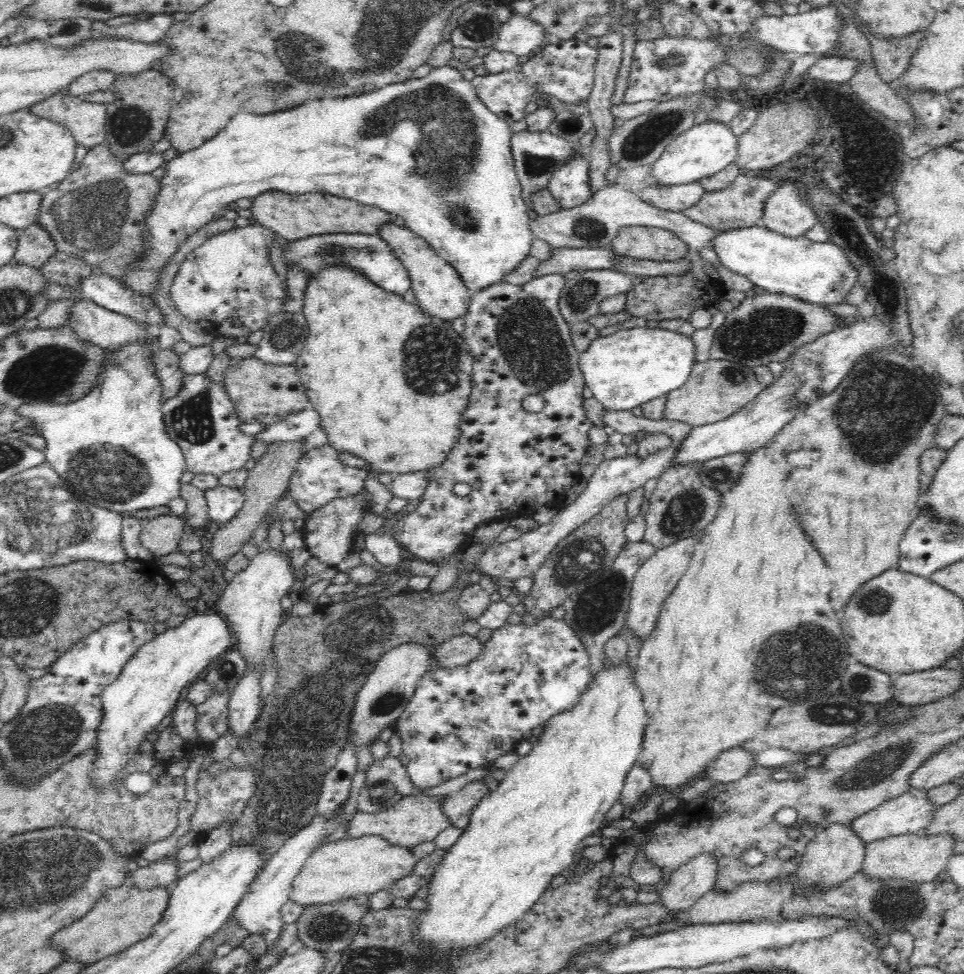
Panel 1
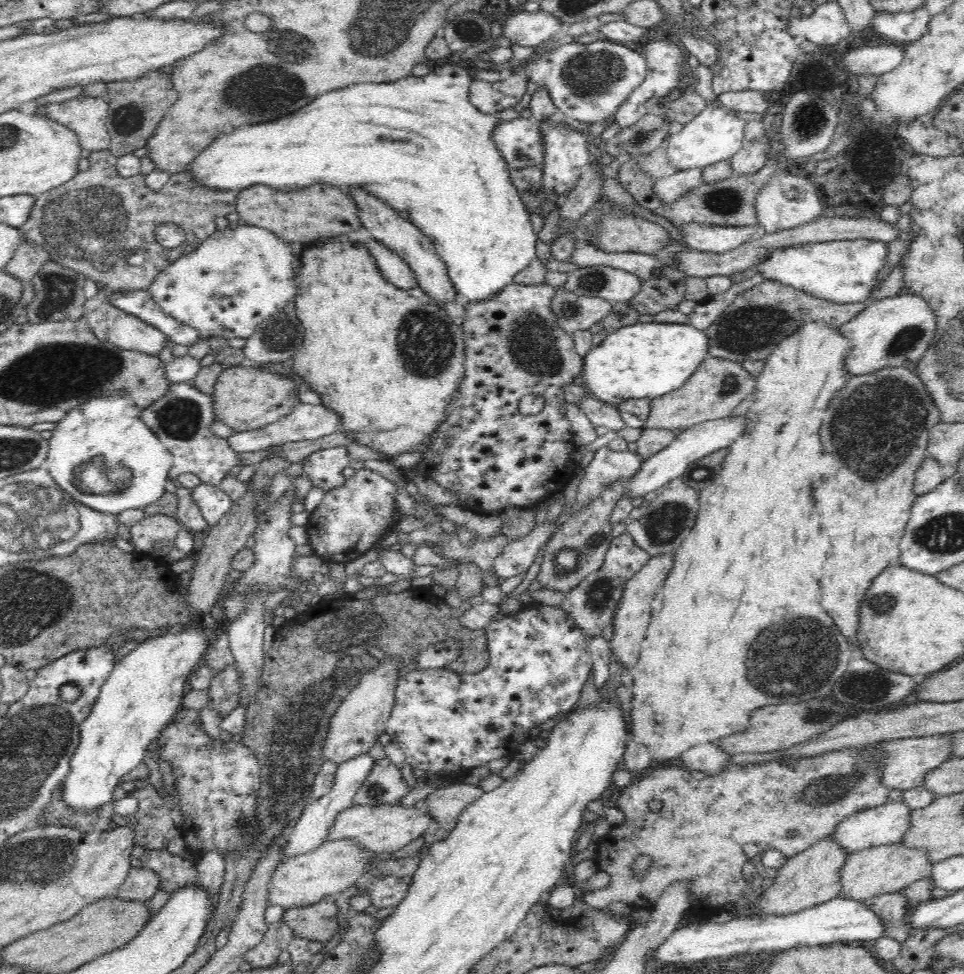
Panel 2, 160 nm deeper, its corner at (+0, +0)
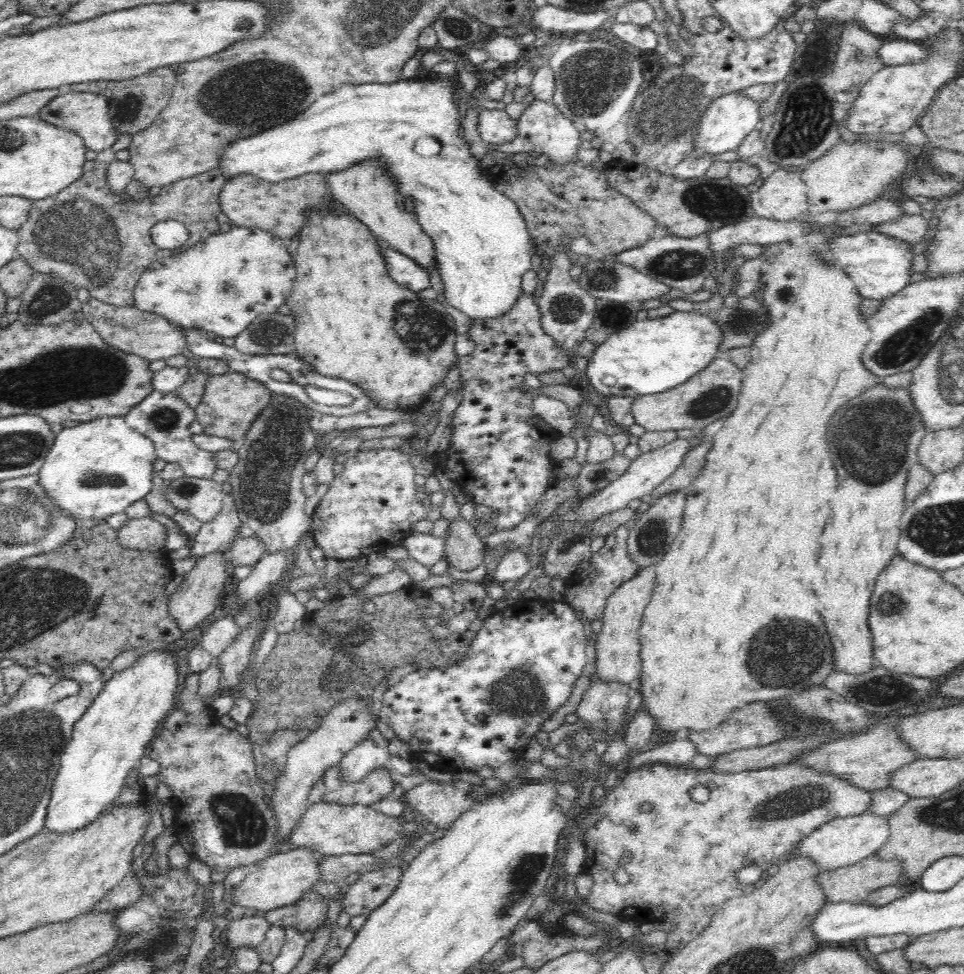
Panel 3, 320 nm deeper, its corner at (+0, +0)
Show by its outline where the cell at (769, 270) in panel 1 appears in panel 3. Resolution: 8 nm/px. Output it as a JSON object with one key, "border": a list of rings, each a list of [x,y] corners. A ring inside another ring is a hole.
{"border":[[[863,229],[856,236],[842,236],[834,240],[828,246],[826,261],[834,262],[844,269],[848,277],[854,281],[862,298],[884,300],[898,294],[902,288],[910,284],[914,255],[910,243],[882,232]]]}

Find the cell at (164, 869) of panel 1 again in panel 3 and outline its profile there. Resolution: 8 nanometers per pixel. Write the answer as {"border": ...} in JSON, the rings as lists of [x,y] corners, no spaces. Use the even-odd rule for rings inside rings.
{"border":[[[130,872],[121,884],[110,890],[95,906],[91,912],[111,912],[127,908],[136,904],[142,896],[140,881],[134,873]]]}

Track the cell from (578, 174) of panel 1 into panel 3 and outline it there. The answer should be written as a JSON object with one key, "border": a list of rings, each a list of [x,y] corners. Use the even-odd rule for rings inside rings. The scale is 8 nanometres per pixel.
{"border":[[[534,101],[526,107],[526,110],[517,119],[517,130],[520,136],[514,137],[510,142],[502,144],[483,143],[486,149],[496,150],[496,152],[517,153],[534,151],[540,153],[540,160],[550,160],[552,163],[570,162],[577,157],[580,147],[579,125],[570,120],[566,115],[558,110],[553,101]]]}

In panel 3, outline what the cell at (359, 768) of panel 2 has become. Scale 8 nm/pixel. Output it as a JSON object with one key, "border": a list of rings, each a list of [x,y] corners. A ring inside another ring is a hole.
{"border":[[[366,737],[354,745],[341,759],[342,779],[346,781],[359,781],[369,771],[378,767],[385,767],[391,754],[387,748],[376,745],[376,742]]]}

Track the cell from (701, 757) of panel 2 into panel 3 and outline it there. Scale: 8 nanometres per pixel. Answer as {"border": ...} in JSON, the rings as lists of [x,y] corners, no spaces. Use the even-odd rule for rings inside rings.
{"border":[[[676,738],[654,744],[645,751],[634,754],[627,761],[624,769],[634,769],[652,763],[663,763],[672,766],[689,766],[697,754],[696,745],[688,738]]]}

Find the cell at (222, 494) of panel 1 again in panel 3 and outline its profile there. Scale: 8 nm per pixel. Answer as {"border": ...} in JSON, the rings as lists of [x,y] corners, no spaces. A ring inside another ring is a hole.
{"border":[[[182,475],[163,482],[164,496],[177,511],[186,511],[203,524],[213,520],[222,510],[221,484],[213,479]]]}

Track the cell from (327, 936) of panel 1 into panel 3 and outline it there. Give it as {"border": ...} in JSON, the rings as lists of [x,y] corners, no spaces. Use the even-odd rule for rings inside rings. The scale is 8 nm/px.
{"border":[[[312,891],[304,894],[304,898],[294,902],[294,905],[265,911],[263,918],[271,926],[277,925],[283,929],[292,926],[298,931],[314,932],[318,926],[326,924],[327,912],[328,898]]]}

